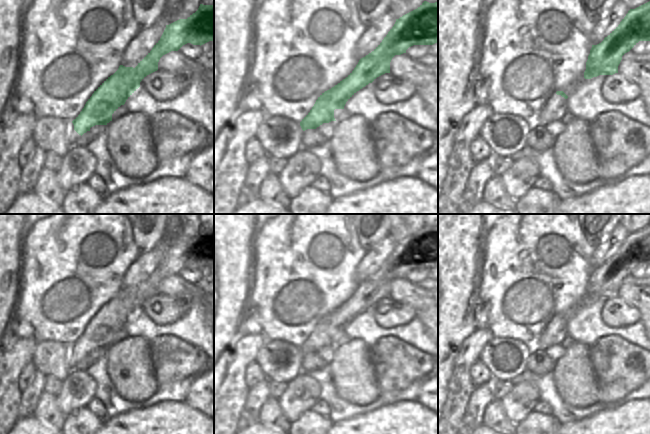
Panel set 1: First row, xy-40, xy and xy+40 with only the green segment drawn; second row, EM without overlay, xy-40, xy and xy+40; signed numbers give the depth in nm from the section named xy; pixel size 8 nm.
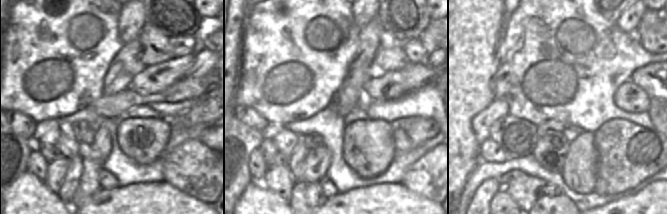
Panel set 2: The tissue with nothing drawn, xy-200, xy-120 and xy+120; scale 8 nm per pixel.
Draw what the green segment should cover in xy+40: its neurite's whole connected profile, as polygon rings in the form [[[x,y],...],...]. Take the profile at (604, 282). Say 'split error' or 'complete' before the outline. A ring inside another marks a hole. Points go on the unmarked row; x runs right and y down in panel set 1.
complete; [[[650,225],[630,233],[620,248],[601,267],[592,269],[584,302],[618,297],[622,280],[639,265],[650,265]]]

